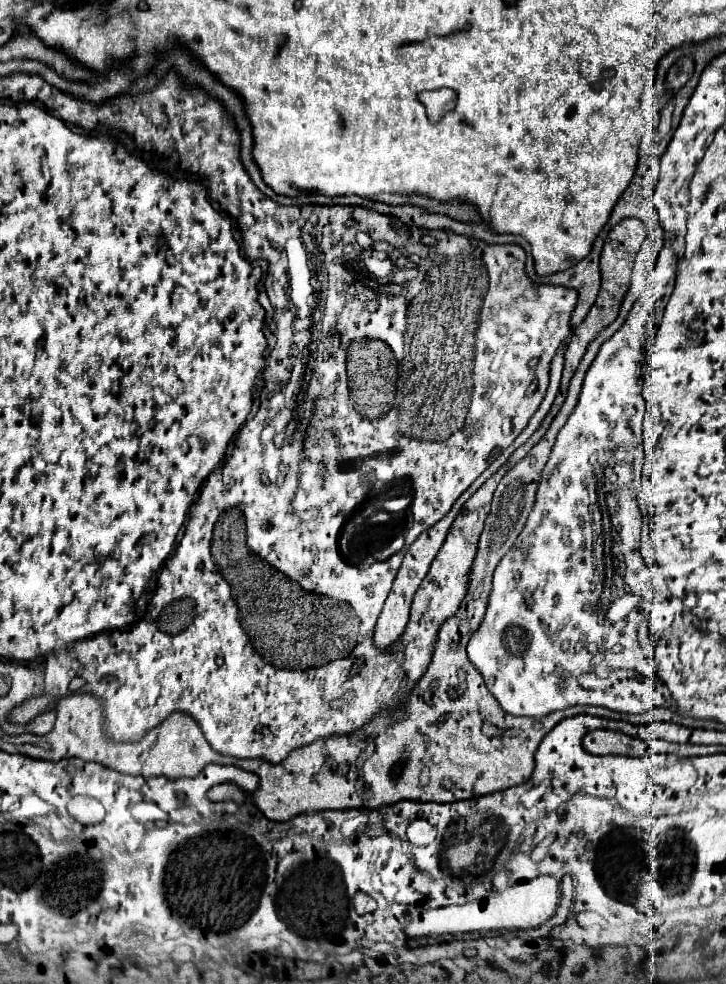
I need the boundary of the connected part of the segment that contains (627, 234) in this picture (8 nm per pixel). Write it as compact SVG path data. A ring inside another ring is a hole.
M635 217L623 219L621 223L617 223L609 231L609 235L607 235L607 239L603 243L603 249L601 249L601 259L599 259L599 267L601 267L601 291L599 291L599 297L597 297L595 305L591 307L591 311L587 313L587 317L583 321L583 325L585 325L585 349L597 337L599 331L603 331L607 325L611 325L615 321L617 311L619 311L621 301L623 301L623 295L629 289L633 259L639 253L639 247L643 243L645 235L647 235L647 229L645 229L643 221L635 219Z

